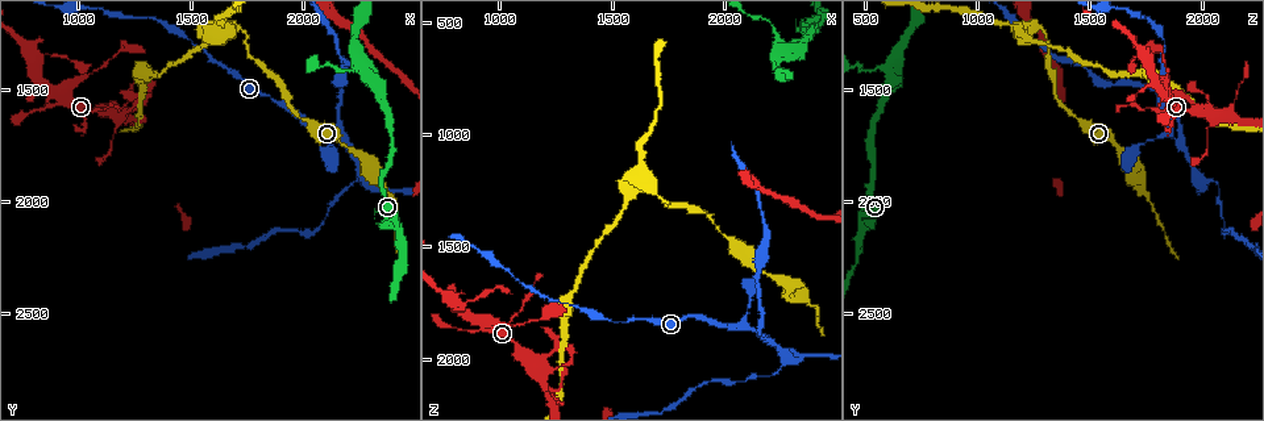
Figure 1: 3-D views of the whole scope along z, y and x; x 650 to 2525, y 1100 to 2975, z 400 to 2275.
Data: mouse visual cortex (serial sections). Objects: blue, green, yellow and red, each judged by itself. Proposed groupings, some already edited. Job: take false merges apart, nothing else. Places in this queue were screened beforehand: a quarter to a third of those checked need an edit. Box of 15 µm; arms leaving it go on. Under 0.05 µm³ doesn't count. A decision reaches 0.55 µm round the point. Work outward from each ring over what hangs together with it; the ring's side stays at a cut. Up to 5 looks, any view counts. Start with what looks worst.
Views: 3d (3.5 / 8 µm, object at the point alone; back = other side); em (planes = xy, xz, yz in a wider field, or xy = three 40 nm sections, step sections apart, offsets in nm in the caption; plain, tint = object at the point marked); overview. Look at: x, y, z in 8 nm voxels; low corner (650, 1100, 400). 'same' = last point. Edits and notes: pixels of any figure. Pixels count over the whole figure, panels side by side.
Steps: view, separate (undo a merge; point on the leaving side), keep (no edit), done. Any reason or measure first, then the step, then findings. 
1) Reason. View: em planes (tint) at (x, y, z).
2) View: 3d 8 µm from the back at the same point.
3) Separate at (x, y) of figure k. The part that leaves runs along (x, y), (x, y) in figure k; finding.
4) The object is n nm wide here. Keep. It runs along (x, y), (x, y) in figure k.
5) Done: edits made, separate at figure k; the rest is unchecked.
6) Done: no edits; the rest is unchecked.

Two arms in line, one across. View: 3d 3.5 µm at (2160, 1730, 1880).

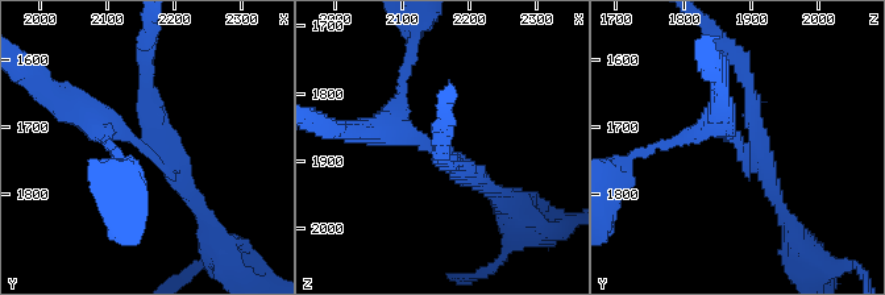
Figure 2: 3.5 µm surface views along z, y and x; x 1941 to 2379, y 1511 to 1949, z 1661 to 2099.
3 arms meet here; the arms are 200, 250, 300 nm wide; shape alone is not enough. View: em xy step 1 (tint) at (2150, 1720, 1880).

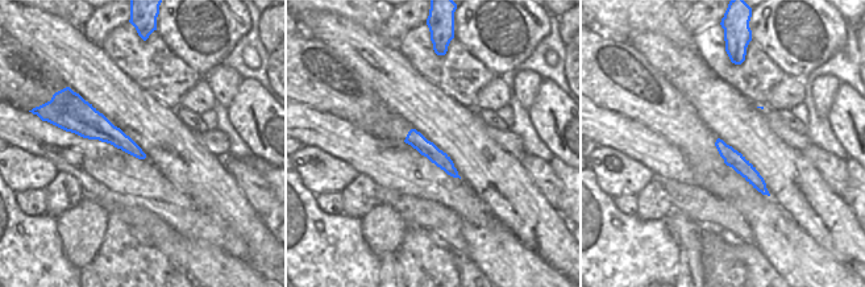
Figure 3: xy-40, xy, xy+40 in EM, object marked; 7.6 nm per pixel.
Keep. It runs along (61, 104), (166, 153), (187, 190) in figure 2; all the same cell.

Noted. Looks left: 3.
Sharp bend. View: 3d 3.5 µm at (1190, 1600, 2010).

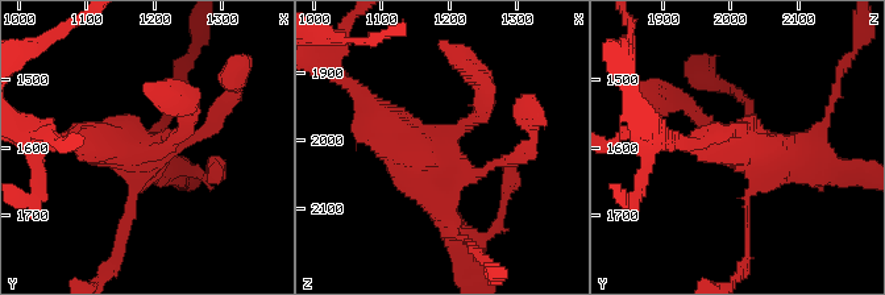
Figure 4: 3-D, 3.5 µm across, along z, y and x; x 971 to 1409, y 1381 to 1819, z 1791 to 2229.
View: em planes (tint) at (1185, 1610, 2005).

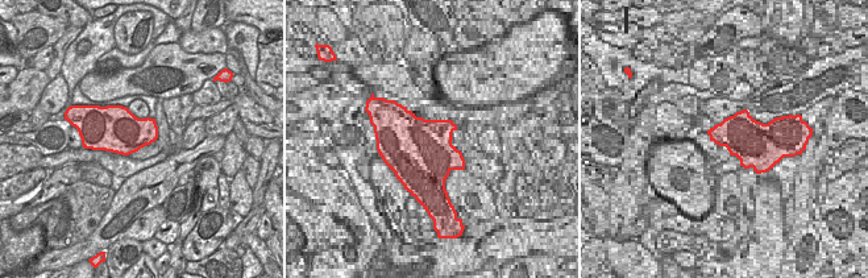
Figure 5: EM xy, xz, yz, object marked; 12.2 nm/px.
Keep. It runs along (364, 98), (428, 166), (456, 233) in figure 4; one cell here.

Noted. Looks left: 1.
Done: no edits; the rest is unchecked.

